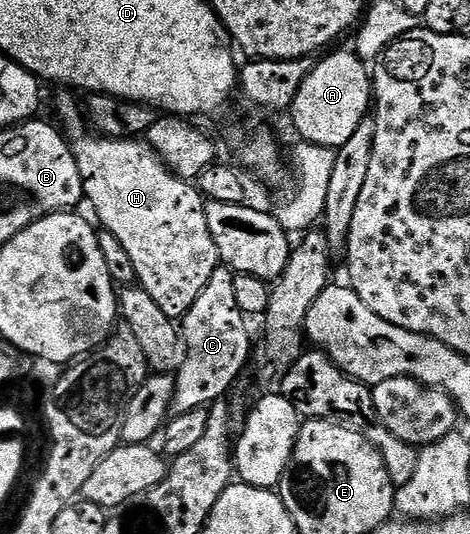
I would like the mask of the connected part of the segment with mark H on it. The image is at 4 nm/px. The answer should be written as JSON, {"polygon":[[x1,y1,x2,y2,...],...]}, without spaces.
{"polygon":[[72,96,59,97,58,115,66,122,65,130,72,140,76,165,80,169,82,193,85,202,90,202,94,210,93,218,99,224,102,222,101,226,110,231,112,237,117,237,120,245,124,245,128,257,132,257,132,265,136,265,137,282,156,301,156,305,160,305,170,319,181,320,188,309,192,309,196,297,200,297,204,285,208,285,214,270,220,266,216,241,212,241,212,233,208,229,207,200,193,182,175,175,141,138,107,139,94,133,86,135,83,108]]}

